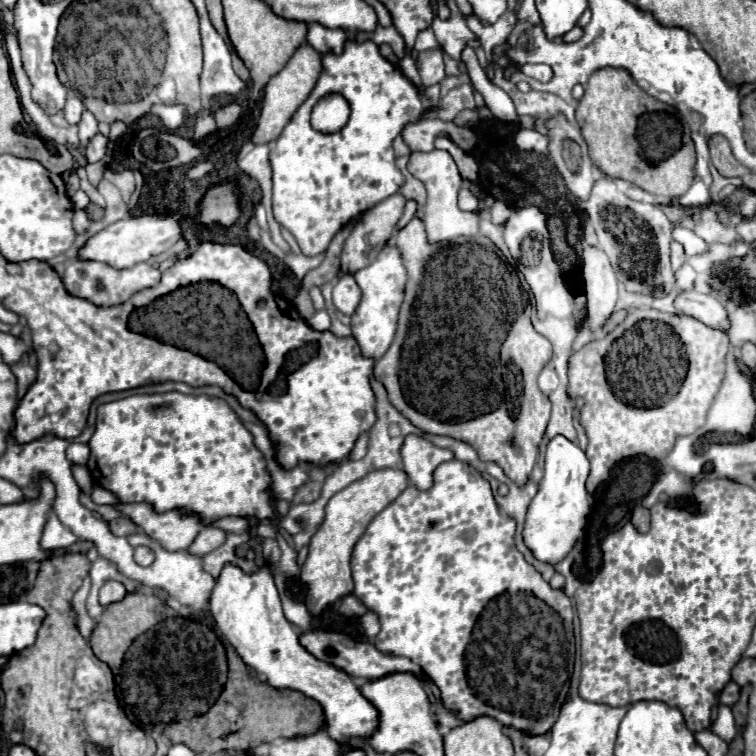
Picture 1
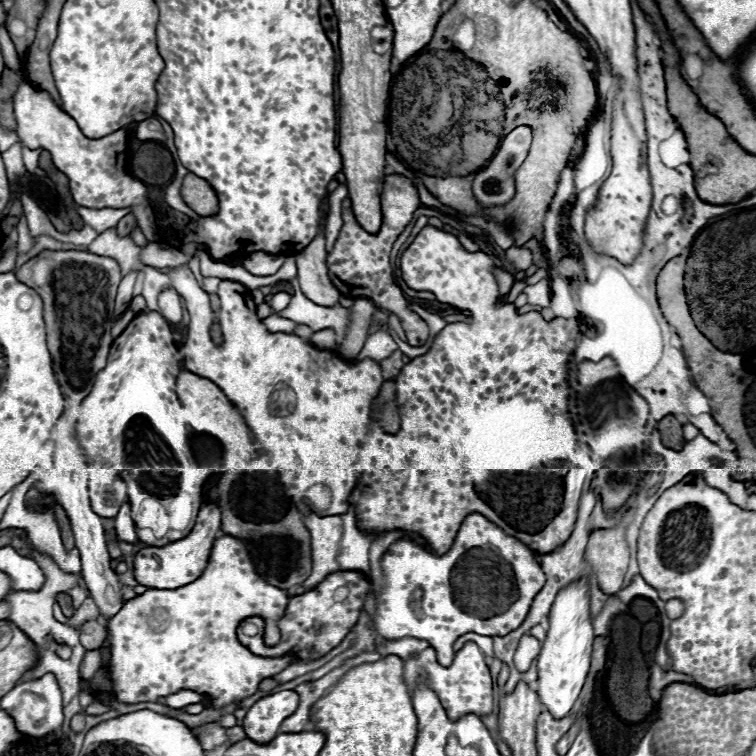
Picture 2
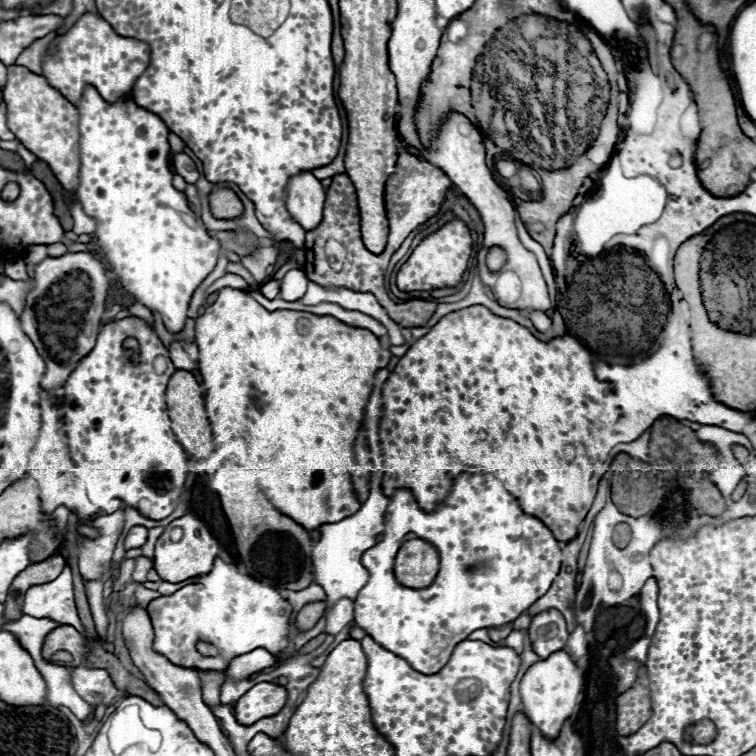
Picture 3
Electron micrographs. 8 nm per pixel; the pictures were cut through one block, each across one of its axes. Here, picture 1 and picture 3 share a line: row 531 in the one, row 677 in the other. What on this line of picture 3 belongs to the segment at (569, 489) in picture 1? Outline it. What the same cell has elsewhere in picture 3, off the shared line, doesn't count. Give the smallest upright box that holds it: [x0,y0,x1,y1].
[520,652,582,738]

